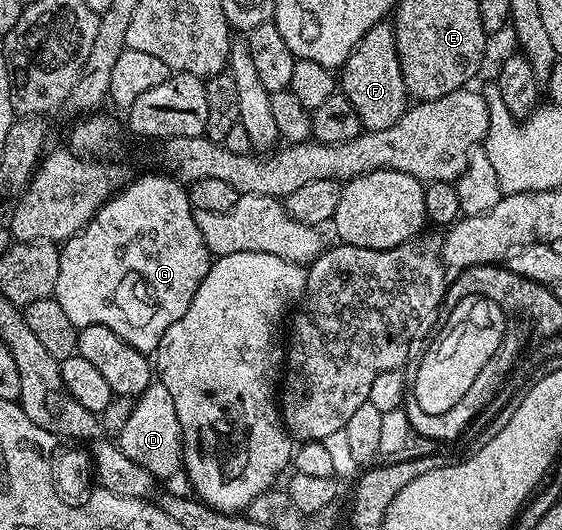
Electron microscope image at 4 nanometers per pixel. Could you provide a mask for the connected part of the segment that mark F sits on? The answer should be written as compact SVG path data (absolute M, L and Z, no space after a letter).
M390 21L378 22L361 36L353 53L343 61L341 73L337 78L338 85L349 104L353 104L353 112L357 112L364 131L381 131L401 120L409 105L409 95L399 67L395 28Z

